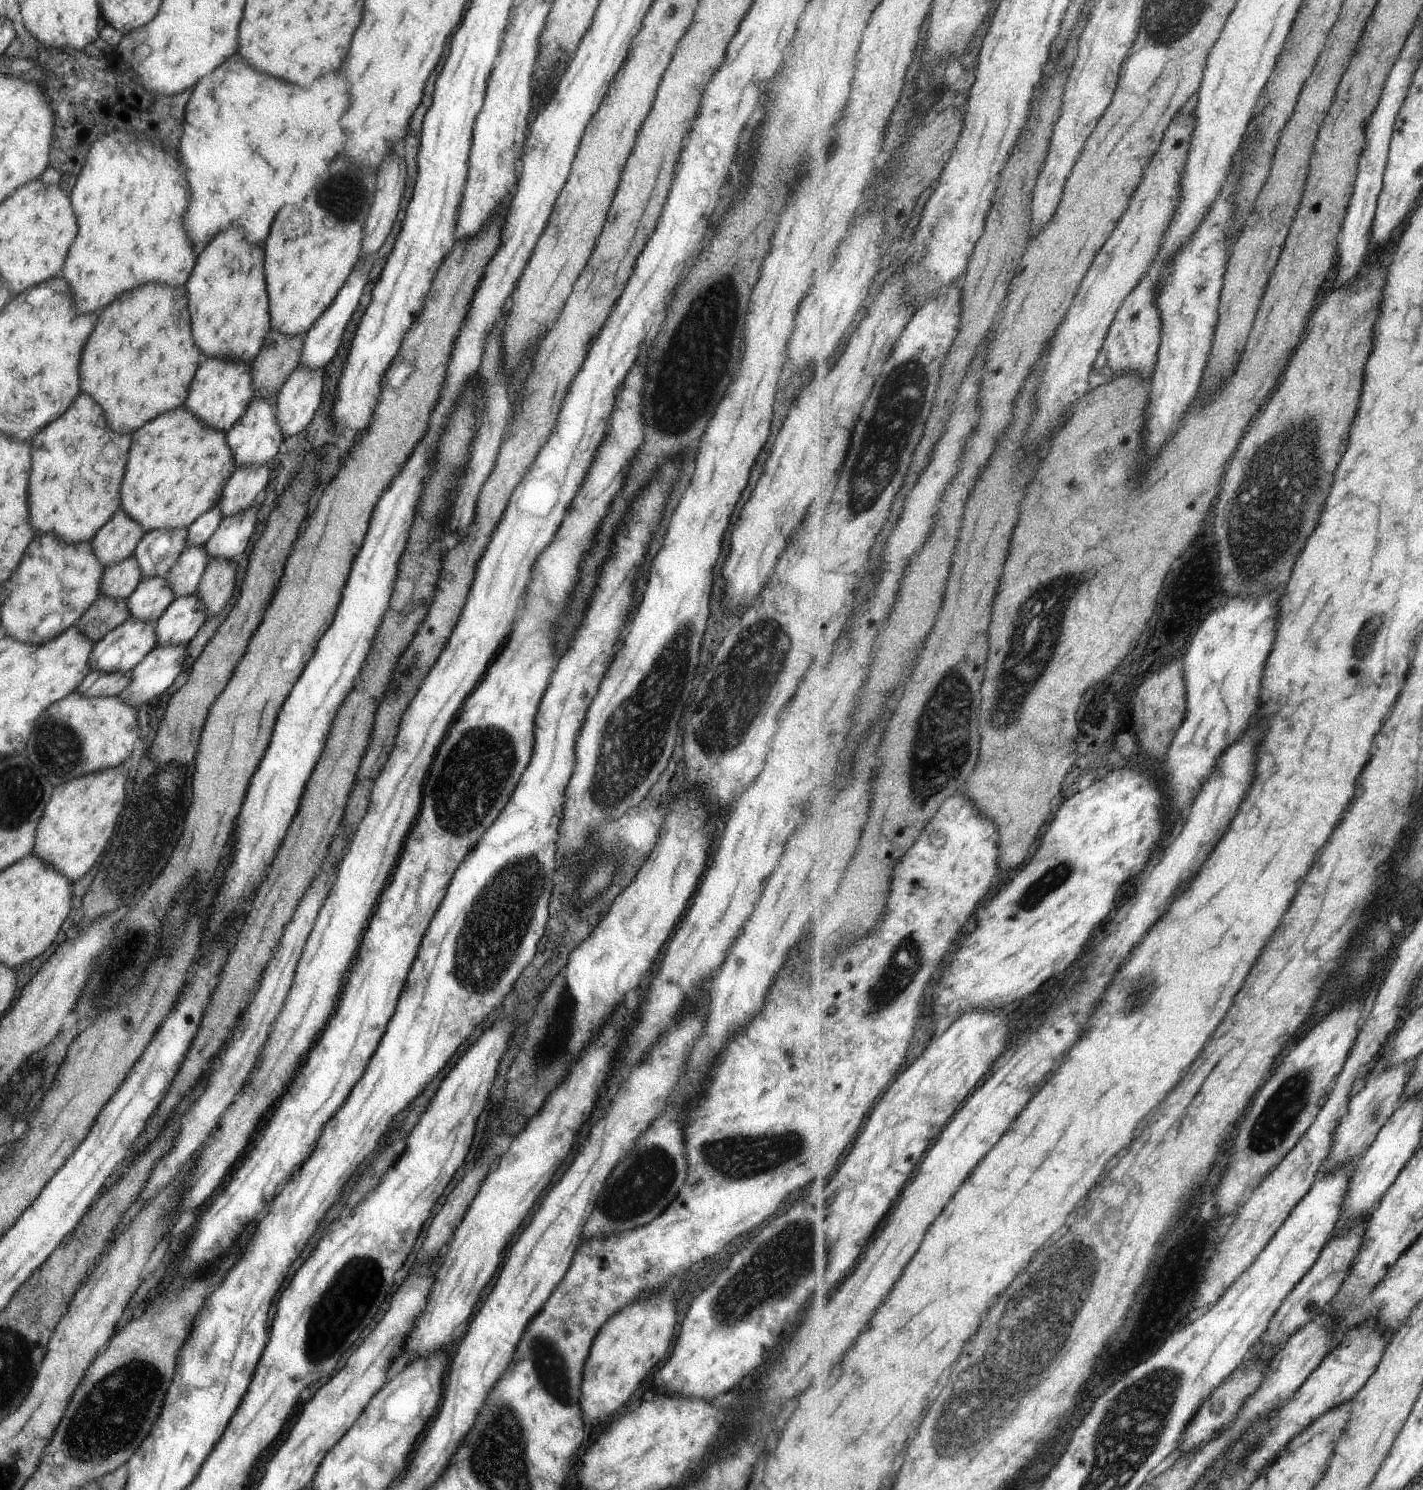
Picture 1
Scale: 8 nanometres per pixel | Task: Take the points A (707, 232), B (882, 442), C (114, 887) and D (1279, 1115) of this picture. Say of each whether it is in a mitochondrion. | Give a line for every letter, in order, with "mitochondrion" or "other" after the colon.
A: other
B: mitochondrion
C: mitochondrion
D: mitochondrion

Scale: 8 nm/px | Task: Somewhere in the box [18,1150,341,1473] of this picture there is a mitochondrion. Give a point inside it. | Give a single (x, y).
(117, 1404)

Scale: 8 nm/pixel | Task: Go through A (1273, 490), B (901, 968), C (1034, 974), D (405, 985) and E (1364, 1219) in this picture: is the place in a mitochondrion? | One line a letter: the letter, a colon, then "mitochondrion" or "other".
A: mitochondrion
B: mitochondrion
C: other
D: other
E: other

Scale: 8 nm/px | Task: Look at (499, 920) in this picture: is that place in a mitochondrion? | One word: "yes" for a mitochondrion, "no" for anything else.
yes

